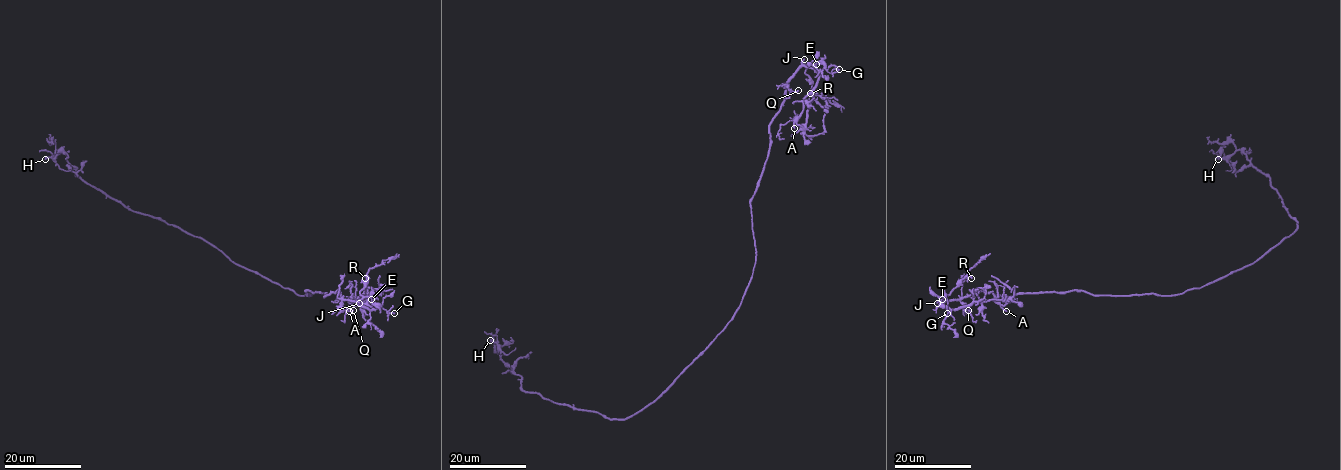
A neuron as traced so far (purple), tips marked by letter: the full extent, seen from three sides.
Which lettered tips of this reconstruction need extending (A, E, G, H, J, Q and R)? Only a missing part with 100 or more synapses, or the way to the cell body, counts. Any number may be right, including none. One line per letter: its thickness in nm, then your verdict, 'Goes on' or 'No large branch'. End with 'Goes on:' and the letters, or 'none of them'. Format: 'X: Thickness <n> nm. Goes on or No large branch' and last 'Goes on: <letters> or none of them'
A: Thickness 130 nm. No large branch
E: Thickness 100 nm. No large branch
G: Thickness 120 nm. No large branch
H: Thickness 220 nm. No large branch
J: Thickness 180 nm. Goes on
Q: Thickness 100 nm. No large branch
R: Thickness 140 nm. No large branch
Goes on: J

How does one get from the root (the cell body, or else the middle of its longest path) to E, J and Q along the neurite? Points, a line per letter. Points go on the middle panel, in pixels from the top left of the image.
E: (740, 303), (756, 259), (750, 199), (769, 123), (789, 78), (803, 65), (820, 72), (816, 64)
J: (740, 303), (756, 259), (750, 199), (768, 153), (769, 123), (784, 100), (787, 81), (804, 59)
Q: (740, 303), (756, 259), (750, 199), (768, 153), (769, 123), (784, 100), (785, 84), (793, 91), (798, 90)

